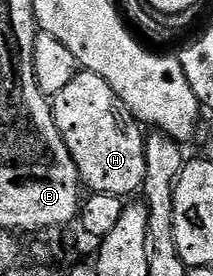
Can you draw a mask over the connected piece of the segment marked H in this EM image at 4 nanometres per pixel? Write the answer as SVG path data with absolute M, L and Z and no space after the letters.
M76 73L75 78L55 95L53 109L65 148L69 148L69 156L73 156L82 185L88 191L109 192L122 199L142 191L145 180L144 131L101 76Z

